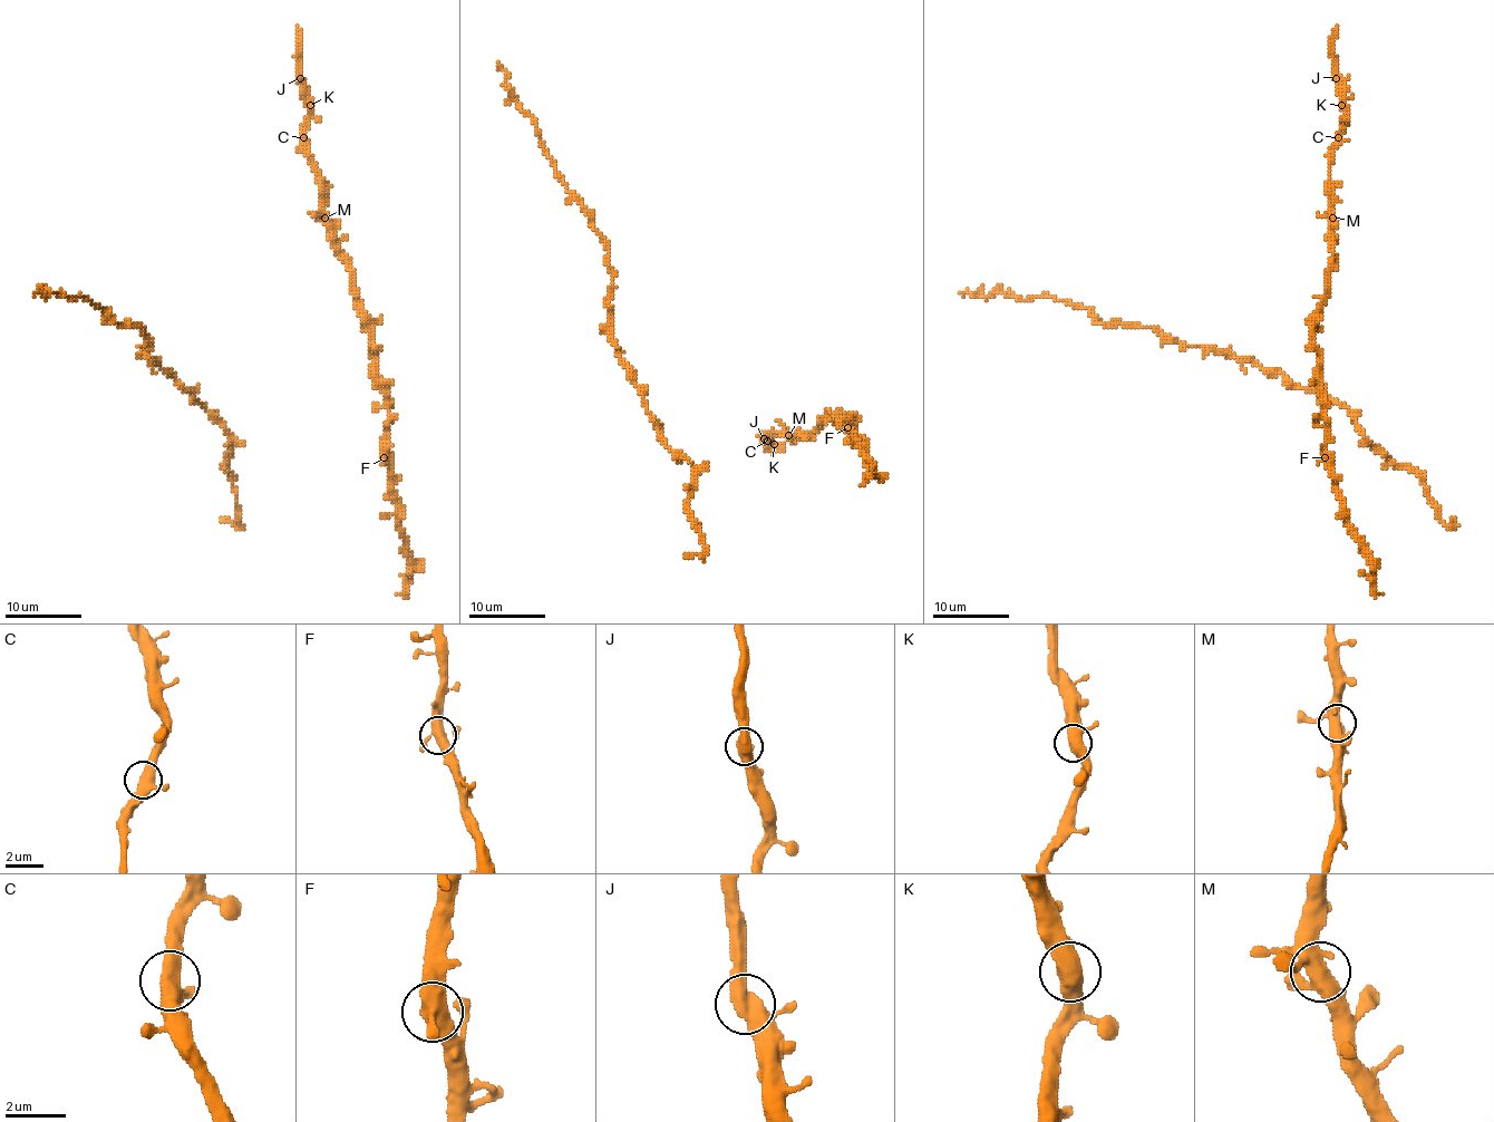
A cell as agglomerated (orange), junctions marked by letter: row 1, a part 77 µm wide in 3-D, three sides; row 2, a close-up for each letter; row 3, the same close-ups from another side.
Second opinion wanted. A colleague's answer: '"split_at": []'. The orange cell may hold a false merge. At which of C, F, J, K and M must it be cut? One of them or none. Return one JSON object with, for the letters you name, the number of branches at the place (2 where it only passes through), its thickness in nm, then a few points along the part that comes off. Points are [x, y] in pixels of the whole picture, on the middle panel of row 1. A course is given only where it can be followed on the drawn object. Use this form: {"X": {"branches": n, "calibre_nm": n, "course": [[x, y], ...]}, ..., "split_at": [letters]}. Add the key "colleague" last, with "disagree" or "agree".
{"split_at": [], "colleague": "agree"}

